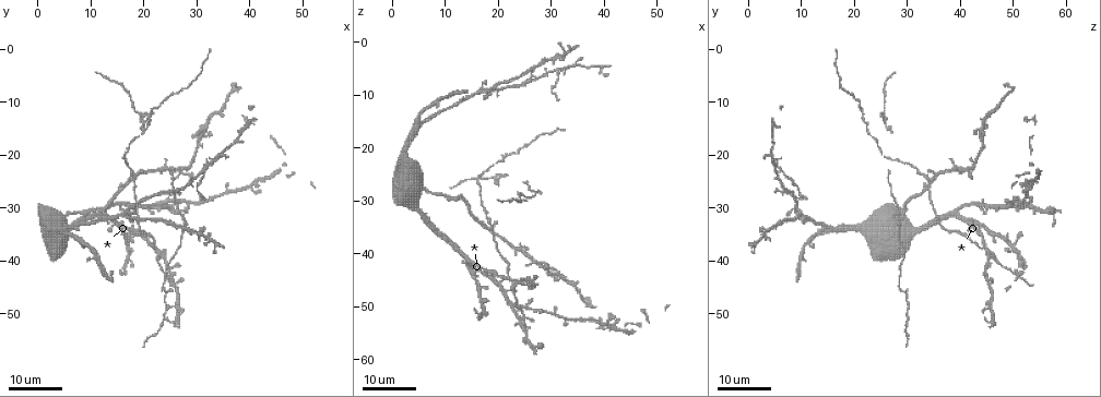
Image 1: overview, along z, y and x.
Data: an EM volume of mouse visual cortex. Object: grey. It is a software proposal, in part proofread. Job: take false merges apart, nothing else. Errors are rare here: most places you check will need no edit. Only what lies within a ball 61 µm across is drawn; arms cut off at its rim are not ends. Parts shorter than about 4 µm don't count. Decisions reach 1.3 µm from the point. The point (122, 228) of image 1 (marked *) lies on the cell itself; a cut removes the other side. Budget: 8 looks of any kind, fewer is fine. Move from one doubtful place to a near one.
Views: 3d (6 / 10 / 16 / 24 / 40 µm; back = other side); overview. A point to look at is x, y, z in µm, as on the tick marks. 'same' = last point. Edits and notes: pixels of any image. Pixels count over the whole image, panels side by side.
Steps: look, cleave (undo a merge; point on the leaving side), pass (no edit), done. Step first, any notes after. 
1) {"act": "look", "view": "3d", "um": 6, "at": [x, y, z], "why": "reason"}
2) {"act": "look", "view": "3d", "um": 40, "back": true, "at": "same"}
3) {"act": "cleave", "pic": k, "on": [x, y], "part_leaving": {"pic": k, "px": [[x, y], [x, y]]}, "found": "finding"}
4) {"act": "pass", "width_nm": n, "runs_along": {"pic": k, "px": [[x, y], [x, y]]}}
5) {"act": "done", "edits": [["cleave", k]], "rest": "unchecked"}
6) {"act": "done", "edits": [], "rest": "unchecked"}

{"act": "look", "view": "3d", "um": 24, "at": [23.5, 39.0, 46.0], "why": "three arms meet"}

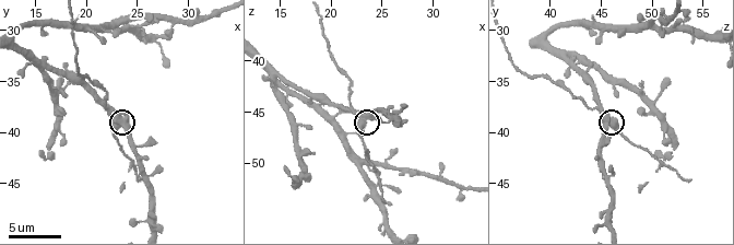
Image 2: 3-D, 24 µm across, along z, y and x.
{"act": "look", "view": "3d", "um": 10, "at": "same"}

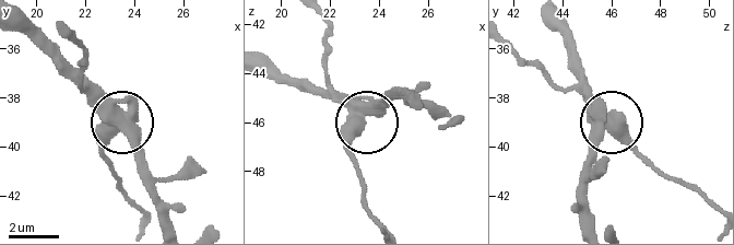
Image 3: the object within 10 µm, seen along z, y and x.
{"act": "pass", "side_arm_um": 10, "arms": 3, "found": "one cell here"}

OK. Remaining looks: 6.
{"act": "look", "view": "3d", "um": 16, "at": [23.0, 29.0, 49.8]}

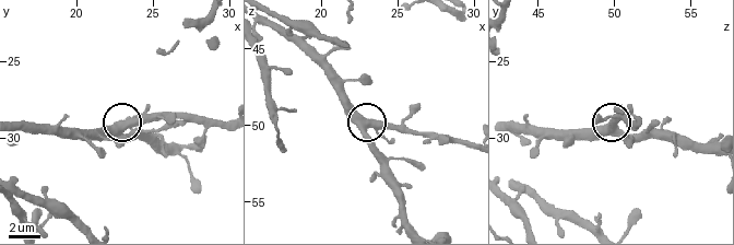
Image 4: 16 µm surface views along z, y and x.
{"act": "pass", "width_nm": 520, "found": "continuous, no second cell"}

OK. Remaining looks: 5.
{"act": "look", "view": "3d", "um": 16, "at": [24.0, 47.0, 30.0], "why": "sudden change in width"}

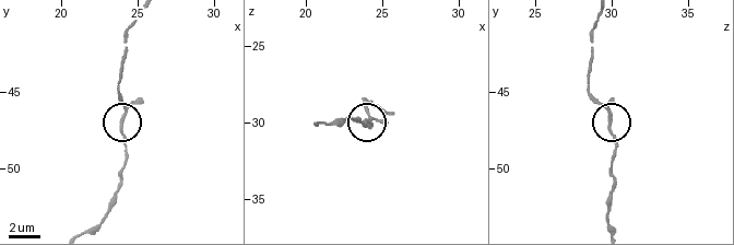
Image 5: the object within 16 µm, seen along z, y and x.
{"act": "look", "view": "3d", "um": 10, "at": [24.0, 46.8, 30.0], "why": "closer look"}

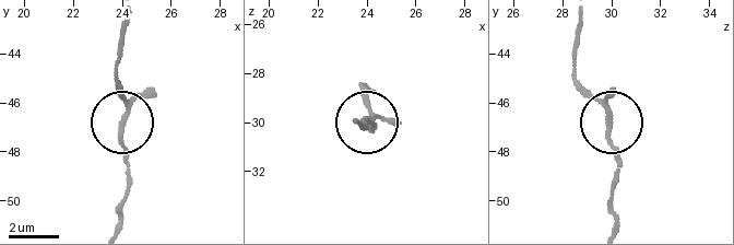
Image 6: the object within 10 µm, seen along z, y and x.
{"act": "pass", "runs_along": {"pic": 6, "px": [[127, 23], [114, 79], [127, 111], [120, 136], [127, 177]]}, "found": "all the same cell"}

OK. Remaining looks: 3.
{"act": "look", "view": "3d", "um": 24, "at": [18.0, 23.5, 33.0], "why": "calibre changes"}

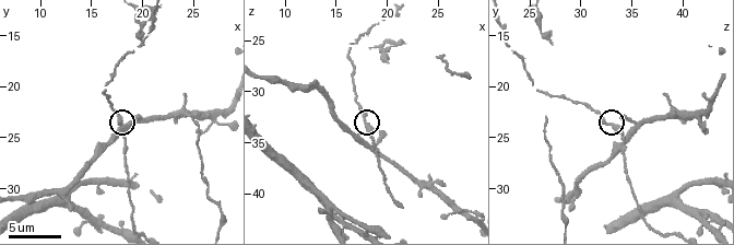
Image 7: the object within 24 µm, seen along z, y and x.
{"act": "look", "view": "3d", "um": 6, "at": [17.8, 23.6, 32.6]}

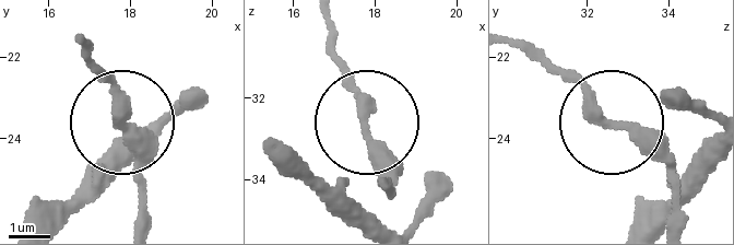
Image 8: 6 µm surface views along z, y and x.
{"act": "pass", "width_nm": 300, "runs_along": {"pic": 8, "px": [[387, 186], [363, 92], [335, 54]]}, "found": "continuous, no second cell"}

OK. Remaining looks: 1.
{"act": "done", "edits": [], "rest": "unchecked"}

